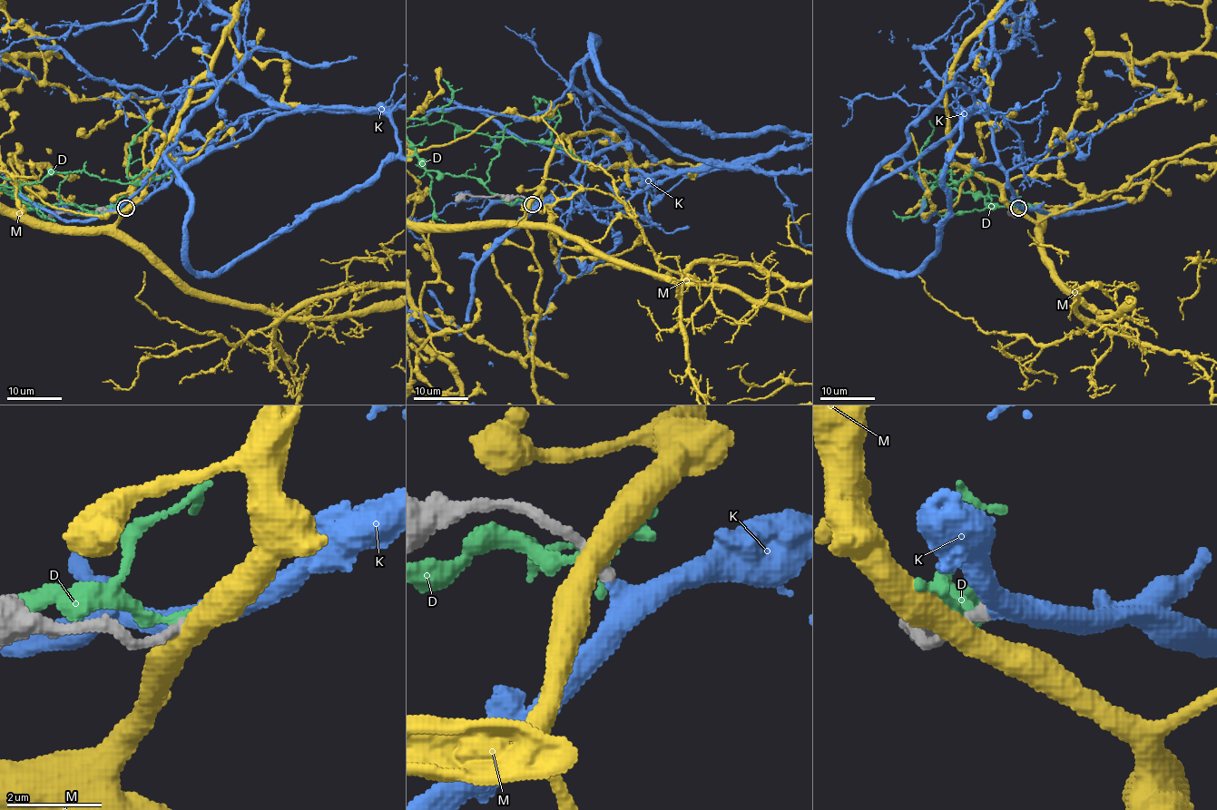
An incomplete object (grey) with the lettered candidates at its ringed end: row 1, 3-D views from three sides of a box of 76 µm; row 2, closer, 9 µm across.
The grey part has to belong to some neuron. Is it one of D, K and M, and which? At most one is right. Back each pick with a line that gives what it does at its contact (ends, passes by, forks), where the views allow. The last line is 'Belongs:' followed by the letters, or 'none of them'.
K: it passes by
Belongs: K

